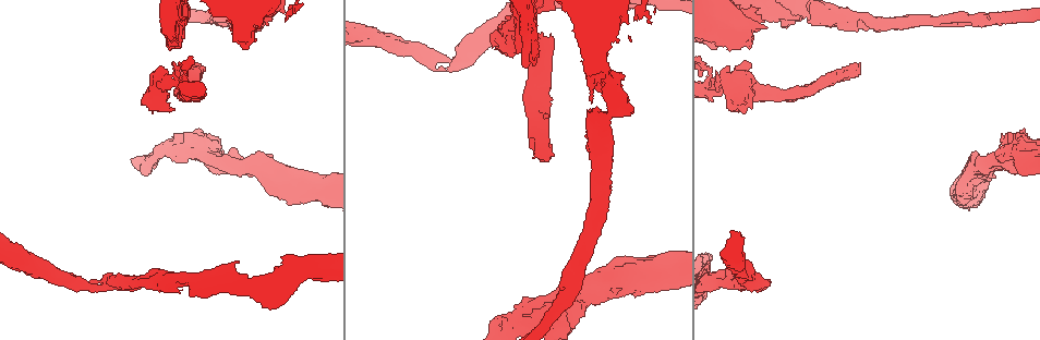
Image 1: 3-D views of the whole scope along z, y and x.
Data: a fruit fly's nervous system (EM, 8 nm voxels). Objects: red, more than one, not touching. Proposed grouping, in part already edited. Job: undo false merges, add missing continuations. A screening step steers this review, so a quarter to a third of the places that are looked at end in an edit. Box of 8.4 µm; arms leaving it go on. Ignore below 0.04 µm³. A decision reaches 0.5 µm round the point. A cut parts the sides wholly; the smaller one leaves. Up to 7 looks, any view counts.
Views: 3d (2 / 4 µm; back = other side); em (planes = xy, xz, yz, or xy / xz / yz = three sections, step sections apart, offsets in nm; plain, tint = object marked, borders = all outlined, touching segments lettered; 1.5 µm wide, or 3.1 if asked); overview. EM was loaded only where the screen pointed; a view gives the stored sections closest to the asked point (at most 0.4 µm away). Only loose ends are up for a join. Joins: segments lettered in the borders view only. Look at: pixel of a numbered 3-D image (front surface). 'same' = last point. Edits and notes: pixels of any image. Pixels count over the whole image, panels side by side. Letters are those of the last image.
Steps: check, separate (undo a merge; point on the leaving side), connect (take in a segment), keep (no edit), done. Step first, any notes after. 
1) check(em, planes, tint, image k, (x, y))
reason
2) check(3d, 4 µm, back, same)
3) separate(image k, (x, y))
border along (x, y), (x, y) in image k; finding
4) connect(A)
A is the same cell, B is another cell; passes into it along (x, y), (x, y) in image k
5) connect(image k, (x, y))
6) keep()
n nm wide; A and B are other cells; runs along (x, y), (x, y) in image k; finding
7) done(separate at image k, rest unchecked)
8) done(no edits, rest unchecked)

check(3d, 2 µm, image 1, (859, 64))
free end

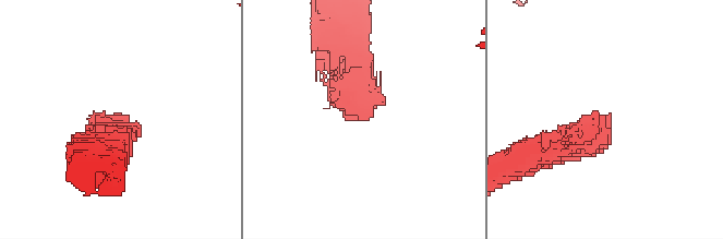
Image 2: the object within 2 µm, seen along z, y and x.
check(em, 3.1 µm, planes, borders, image 2, (369, 117))
need the tissue

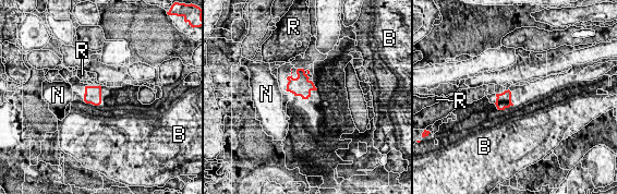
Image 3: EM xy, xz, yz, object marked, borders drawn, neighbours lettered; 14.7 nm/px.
keep()
B, N and R are other cells; none of them fits

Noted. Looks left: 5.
check(em, planes, tint, image 1, (533, 64))

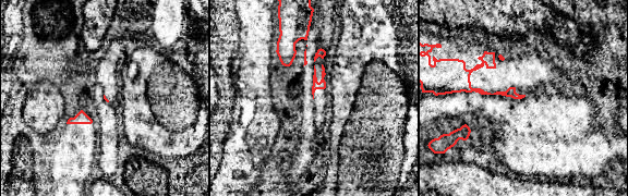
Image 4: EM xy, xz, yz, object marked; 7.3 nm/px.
check(em, planes, borders, same)
see the neighbours

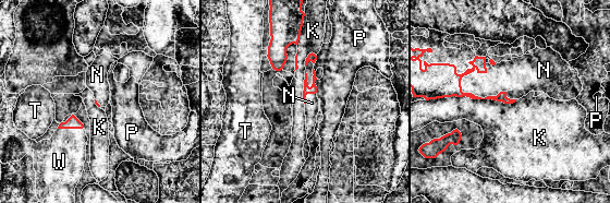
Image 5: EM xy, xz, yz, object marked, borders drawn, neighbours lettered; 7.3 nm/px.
keep()
K, N, P, T and W are other cells; border along (315, 93), (308, 93), (304, 103) in image 5; none of them fits

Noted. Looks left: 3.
check(em, yz, step 8, borders, image 1, (293, 204))
thick end

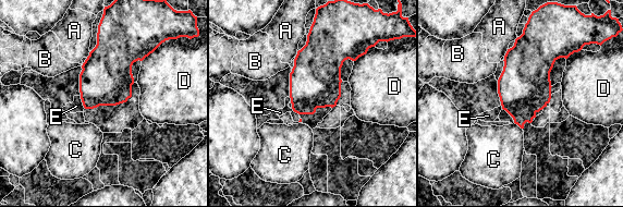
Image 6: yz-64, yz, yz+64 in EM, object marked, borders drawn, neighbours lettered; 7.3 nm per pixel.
check(em, planes, borders, same)

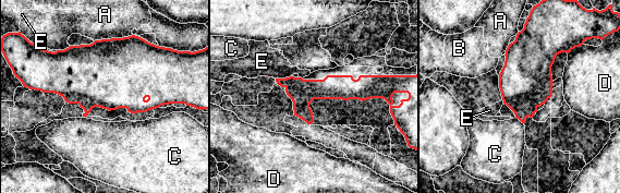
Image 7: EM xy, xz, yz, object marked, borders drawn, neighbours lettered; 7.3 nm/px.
keep()
A, B, C, D and E are other cells; runs along (279, 81), (296, 88), (377, 88) in image 7; no lettered segment goes on from it

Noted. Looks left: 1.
done(no edits, rest unchecked)

